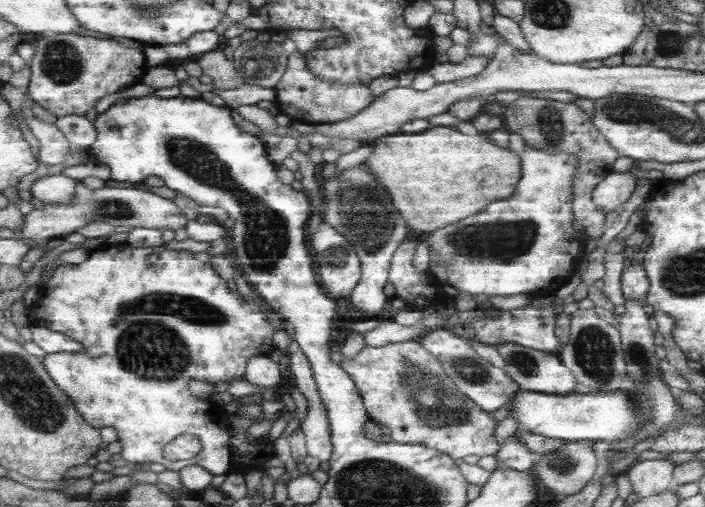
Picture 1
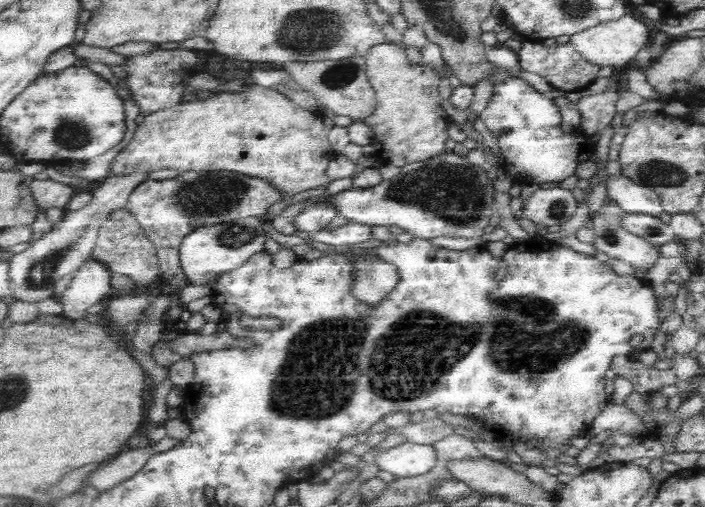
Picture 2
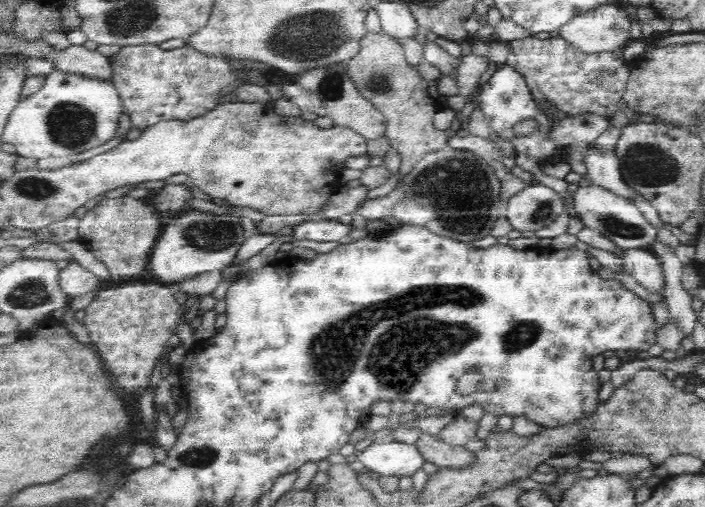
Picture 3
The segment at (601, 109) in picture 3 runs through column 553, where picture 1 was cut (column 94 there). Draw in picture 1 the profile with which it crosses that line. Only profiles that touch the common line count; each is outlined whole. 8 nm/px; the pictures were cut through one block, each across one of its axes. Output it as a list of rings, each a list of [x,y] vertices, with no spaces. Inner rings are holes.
[[[76,33],[41,37],[35,42],[35,56],[29,64],[33,72],[28,98],[45,108],[57,118],[67,115],[85,115],[94,110],[97,100],[109,94],[120,94],[121,88],[130,87],[133,91],[141,90],[142,79],[146,76],[146,55],[143,49],[128,48],[113,39],[101,39],[80,36]]]

